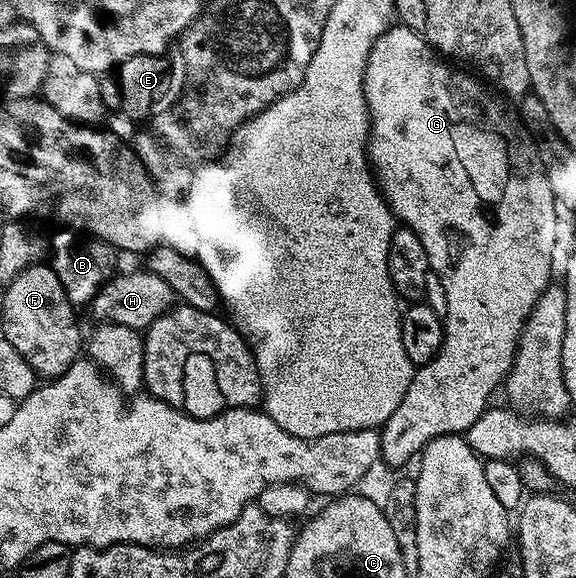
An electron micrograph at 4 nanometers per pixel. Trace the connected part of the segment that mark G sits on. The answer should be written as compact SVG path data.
M392 26L373 42L373 50L369 50L367 65L363 71L363 93L367 109L371 115L371 135L367 138L367 158L373 169L375 183L379 186L387 205L400 225L409 227L417 238L421 238L421 246L425 246L427 263L430 271L436 272L441 278L441 286L445 286L445 306L447 315L442 317L441 327L443 339L439 345L439 352L428 364L418 365L409 382L409 390L405 390L405 398L389 418L379 432L381 448L379 455L382 463L391 468L399 468L407 464L422 453L425 445L438 436L454 436L466 434L469 426L481 418L481 414L489 407L491 395L495 387L502 385L507 379L507 371L515 357L515 346L519 342L519 335L523 324L527 321L527 315L531 313L531 307L537 302L537 298L543 293L547 284L552 281L551 259L555 256L555 235L559 232L559 216L557 205L553 198L553 190L549 190L549 181L545 178L545 170L541 166L539 152L535 148L531 137L527 135L518 115L511 112L502 104L494 91L488 90L474 75L466 76L458 72L446 59L440 58L435 49L427 43L424 33L414 32L402 26Z

